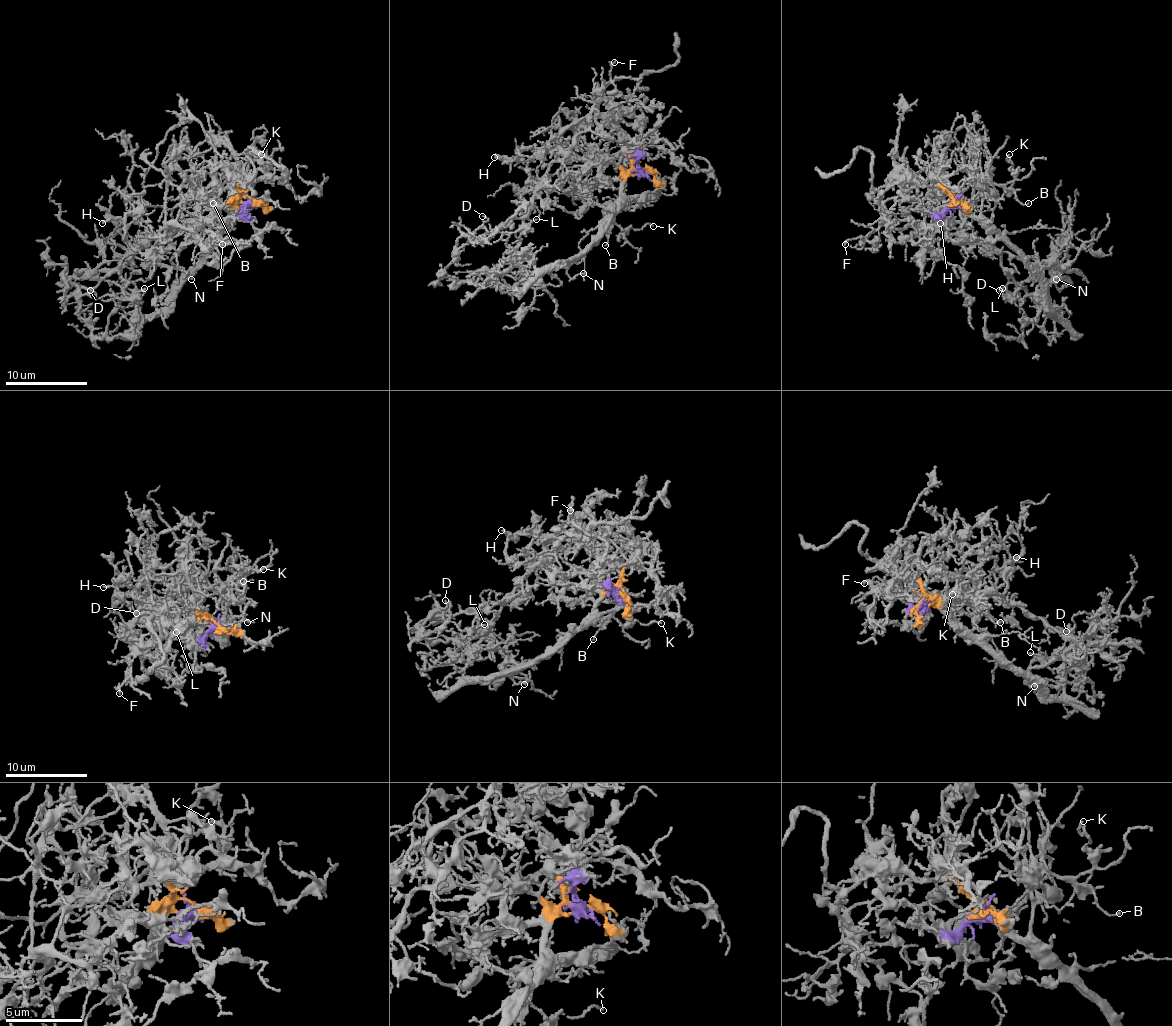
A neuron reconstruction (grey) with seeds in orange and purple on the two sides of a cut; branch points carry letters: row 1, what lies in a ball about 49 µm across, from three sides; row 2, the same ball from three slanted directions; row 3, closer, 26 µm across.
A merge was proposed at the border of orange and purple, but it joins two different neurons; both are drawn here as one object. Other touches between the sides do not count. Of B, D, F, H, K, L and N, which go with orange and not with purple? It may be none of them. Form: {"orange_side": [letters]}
{"orange_side": ["B", "K", "N"]}

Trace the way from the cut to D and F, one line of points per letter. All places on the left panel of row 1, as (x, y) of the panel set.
D: (251, 200), (245, 212), (220, 208), (200, 226), (165, 226), (94, 287), (79, 285), (92, 296), (90, 289)
F: (251, 200), (245, 212), (220, 208), (218, 214), (202, 226), (218, 236), (222, 245)

